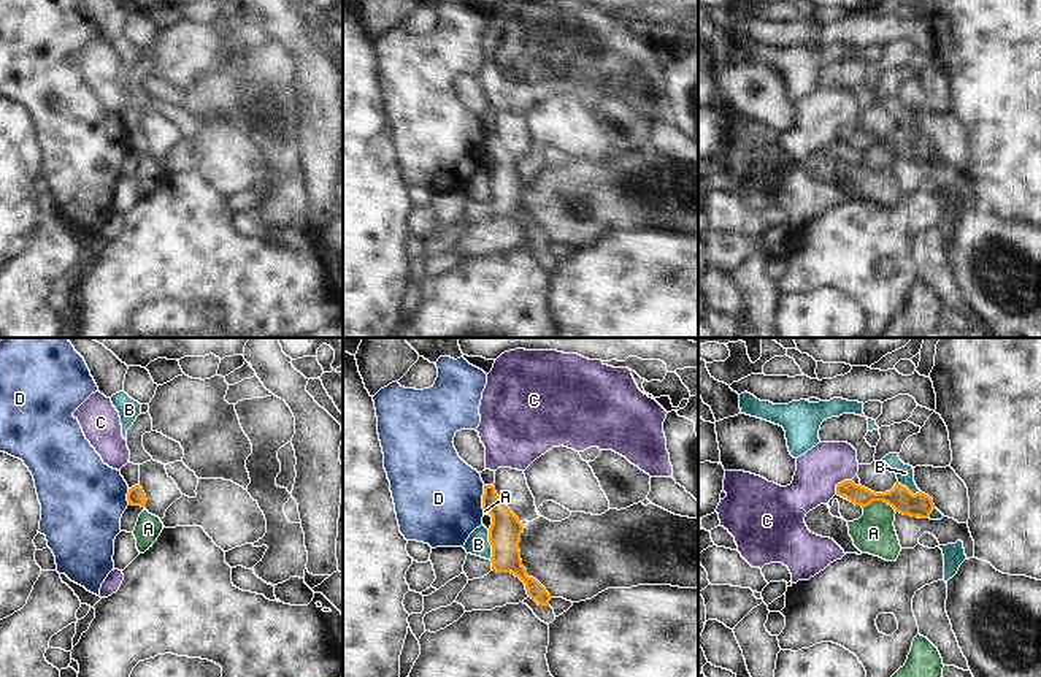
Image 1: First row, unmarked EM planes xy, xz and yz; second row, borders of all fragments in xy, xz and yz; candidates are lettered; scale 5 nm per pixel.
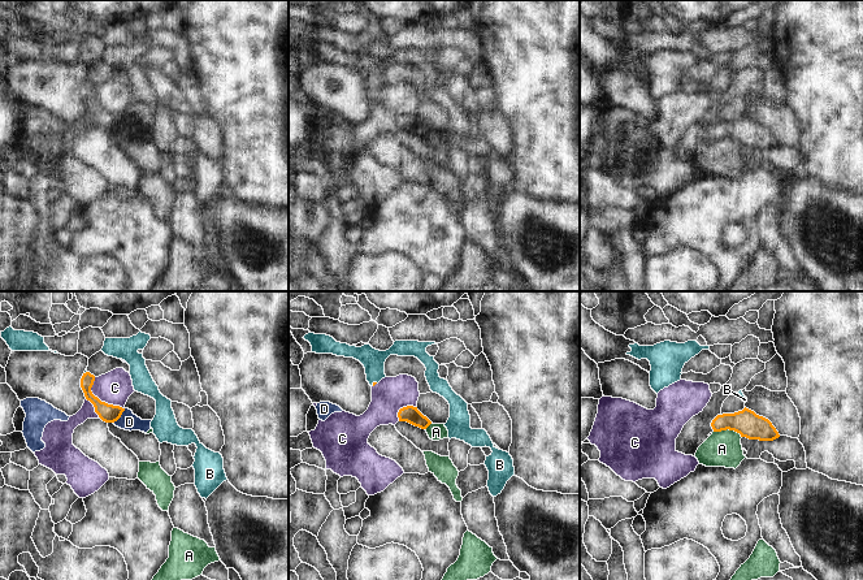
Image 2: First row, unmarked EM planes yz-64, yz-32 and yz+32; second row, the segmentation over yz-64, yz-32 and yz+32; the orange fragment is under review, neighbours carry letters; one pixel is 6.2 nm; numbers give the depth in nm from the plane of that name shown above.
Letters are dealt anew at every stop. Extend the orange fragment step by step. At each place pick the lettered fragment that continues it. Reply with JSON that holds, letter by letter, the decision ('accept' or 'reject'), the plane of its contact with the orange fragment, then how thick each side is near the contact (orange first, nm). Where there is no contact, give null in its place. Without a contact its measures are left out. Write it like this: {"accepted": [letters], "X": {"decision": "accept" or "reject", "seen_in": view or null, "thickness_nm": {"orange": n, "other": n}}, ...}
{"accepted": [], "A": {"decision": "reject", "seen_in": "yz", "thickness_nm": {"orange": 120, "other": 220}}, "B": {"decision": "reject", "seen_in": "xz", "thickness_nm": {"orange": 160, "other": 120}}, "C": {"decision": "reject", "seen_in": "yz", "thickness_nm": {"orange": 100, "other": 220}}, "D": {"decision": "reject", "seen_in": "xz", "thickness_nm": {"orange": 160, "other": 440}}}

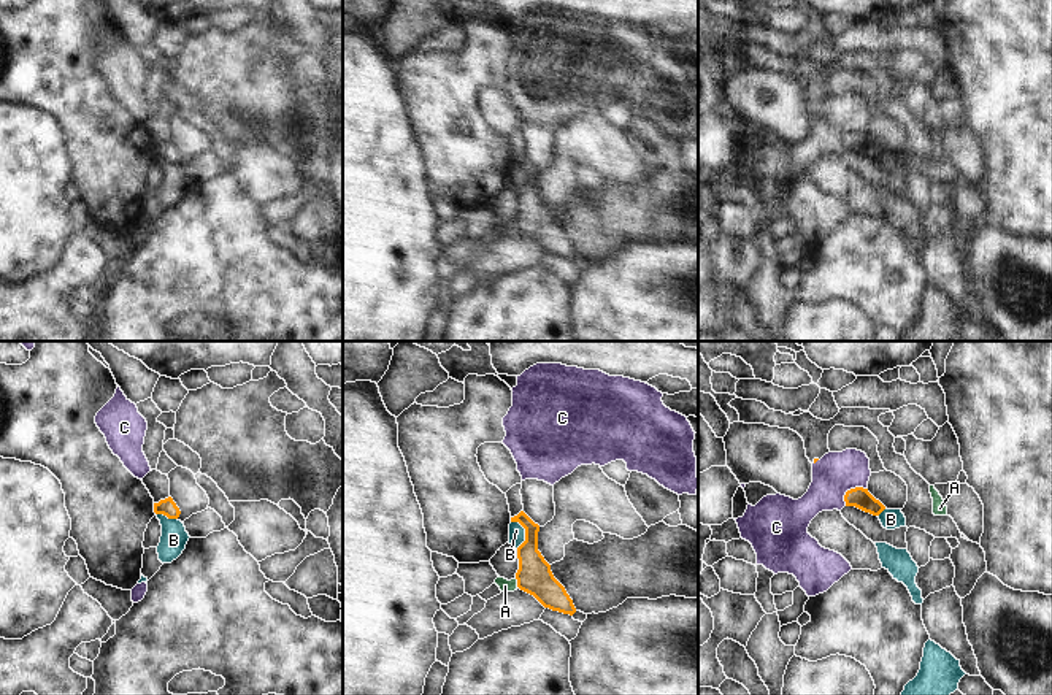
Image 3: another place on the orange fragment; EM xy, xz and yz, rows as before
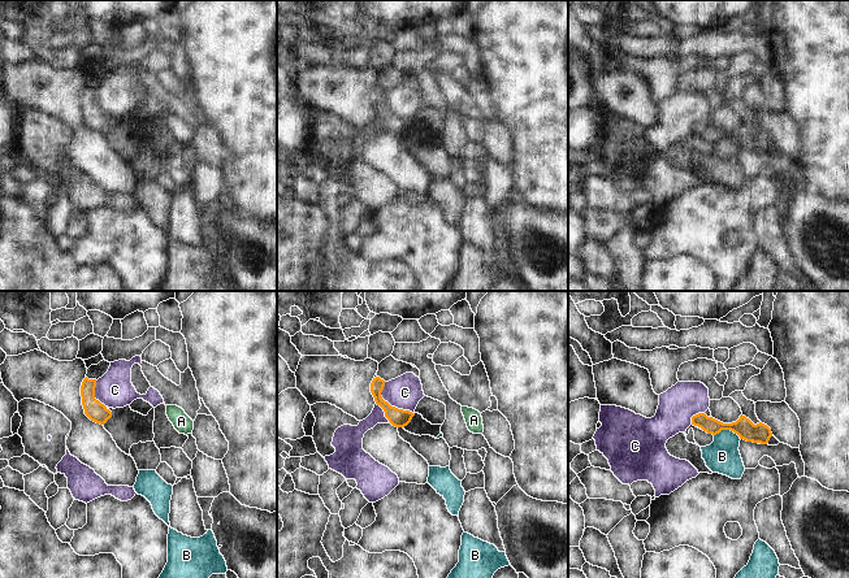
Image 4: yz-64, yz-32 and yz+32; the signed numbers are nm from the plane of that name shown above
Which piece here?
{"accepted": ["A"], "A": {"decision": "accept", "seen_in": "xz", "thickness_nm": {"orange": 180, "other": 60}}, "B": {"decision": "reject", "seen_in": "xz", "thickness_nm": {"orange": 180, "other": 80}}, "C": {"decision": "reject", "seen_in": "yz", "thickness_nm": {"orange": 110, "other": 220}}}

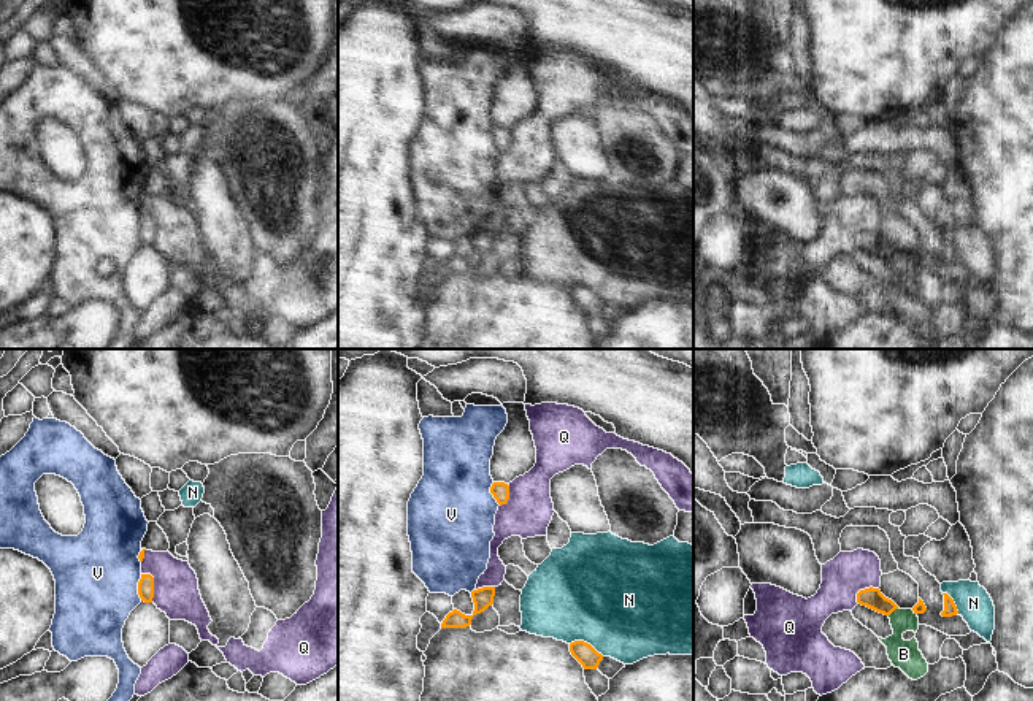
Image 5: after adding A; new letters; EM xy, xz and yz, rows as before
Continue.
{"accepted": [], "B": {"decision": "reject", "seen_in": "yz", "thickness_nm": {"orange": 100, "other": 140}}, "N": {"decision": "reject", "seen_in": "xz", "thickness_nm": {"orange": 100, "other": 500}}, "Q": {"decision": "reject", "seen_in": "xy", "thickness_nm": {"orange": 80, "other": 220}}, "V": {"decision": "reject", "seen_in": "xy", "thickness_nm": {"orange": 80, "other": 420}}}

